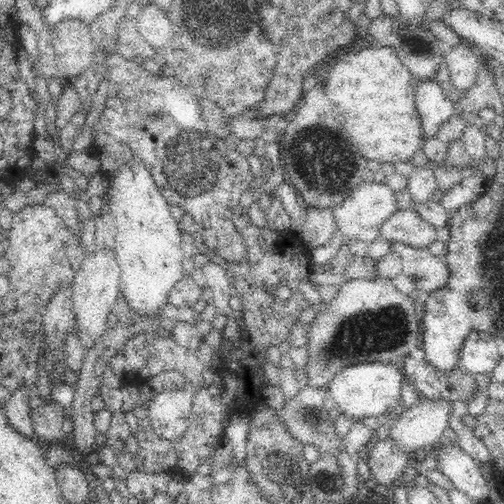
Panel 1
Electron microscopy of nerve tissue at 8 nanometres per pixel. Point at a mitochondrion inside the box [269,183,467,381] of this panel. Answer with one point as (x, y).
(373, 332)

